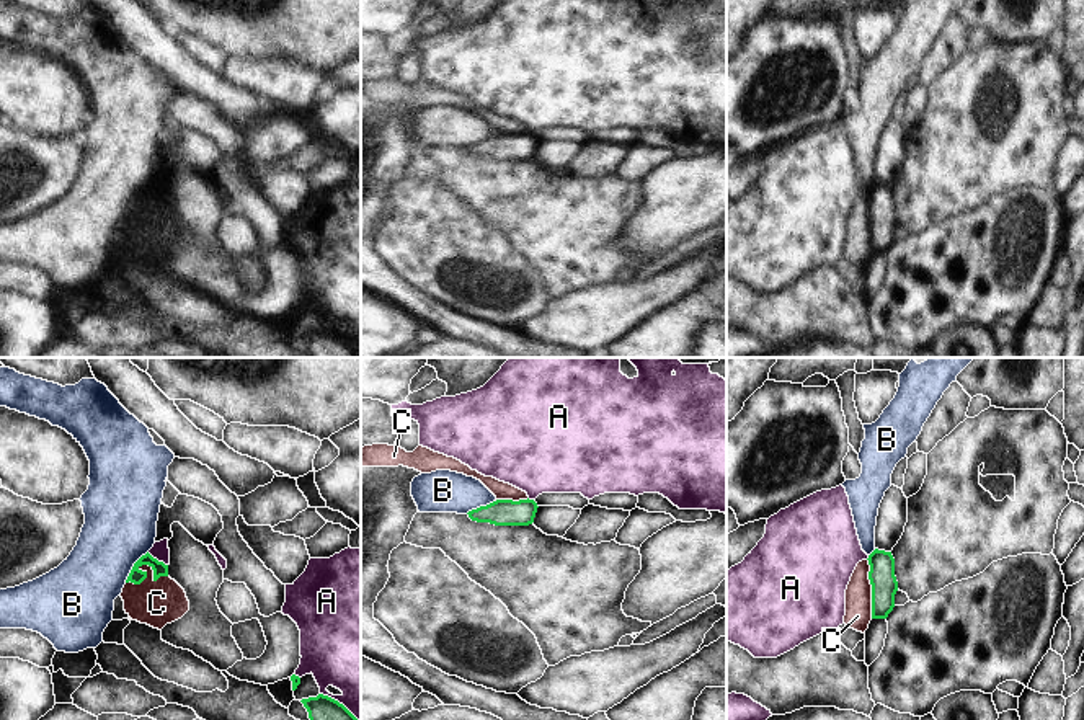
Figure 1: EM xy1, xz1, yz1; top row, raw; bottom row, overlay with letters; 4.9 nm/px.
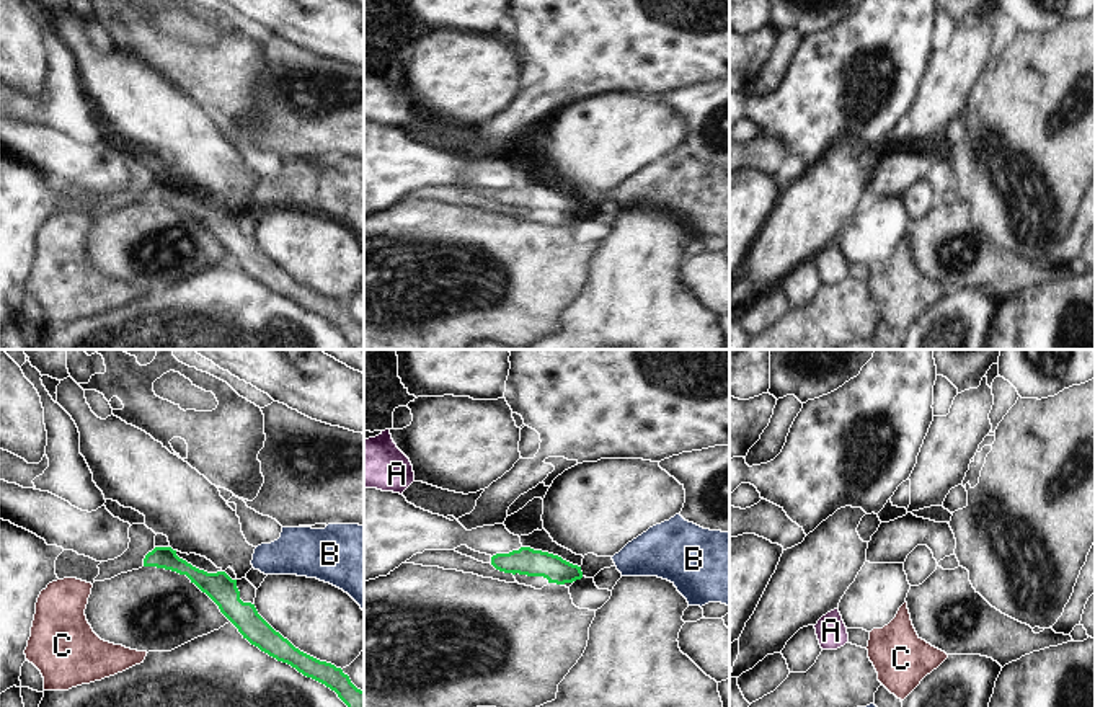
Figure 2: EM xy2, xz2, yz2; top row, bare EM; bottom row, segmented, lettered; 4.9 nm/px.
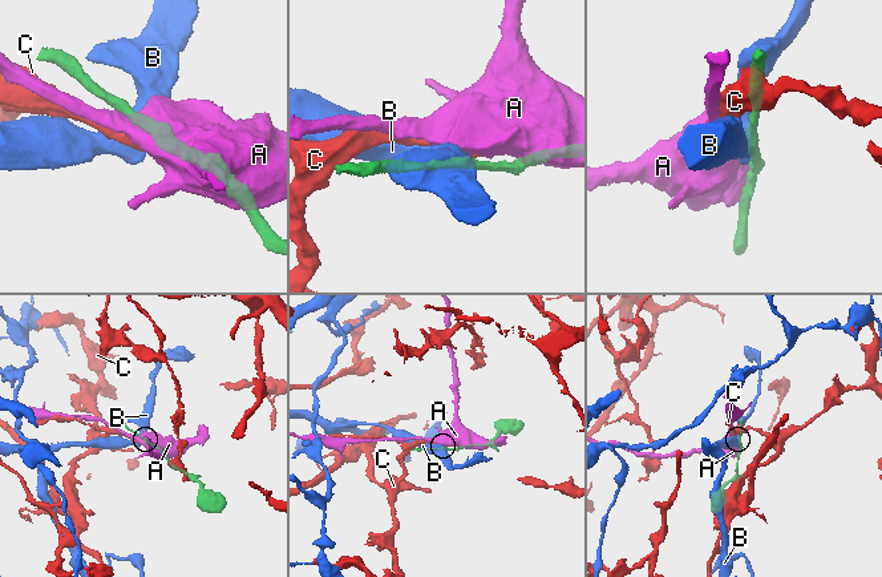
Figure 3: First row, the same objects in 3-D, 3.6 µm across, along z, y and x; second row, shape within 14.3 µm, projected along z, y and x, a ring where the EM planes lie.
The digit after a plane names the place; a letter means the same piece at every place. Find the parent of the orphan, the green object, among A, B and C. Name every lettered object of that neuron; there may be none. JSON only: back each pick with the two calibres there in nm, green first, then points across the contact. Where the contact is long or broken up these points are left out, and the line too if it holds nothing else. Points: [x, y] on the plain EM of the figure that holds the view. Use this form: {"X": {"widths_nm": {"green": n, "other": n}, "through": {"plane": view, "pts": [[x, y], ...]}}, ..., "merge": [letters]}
{"merge": []}

